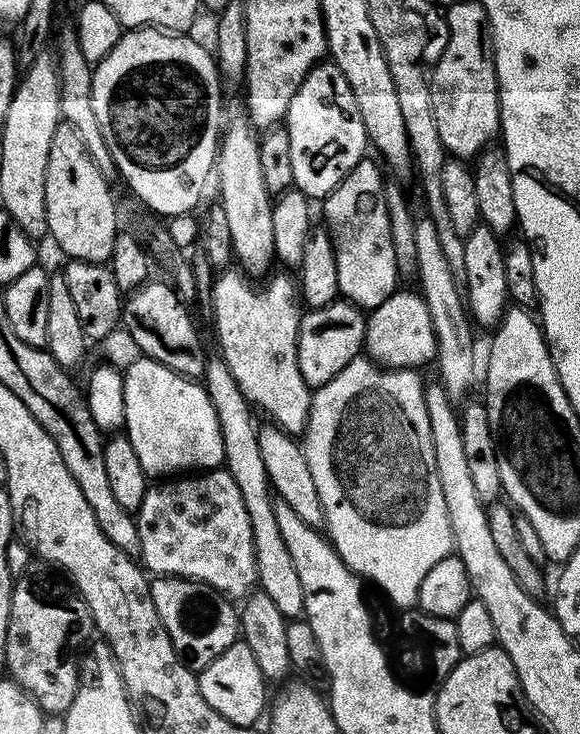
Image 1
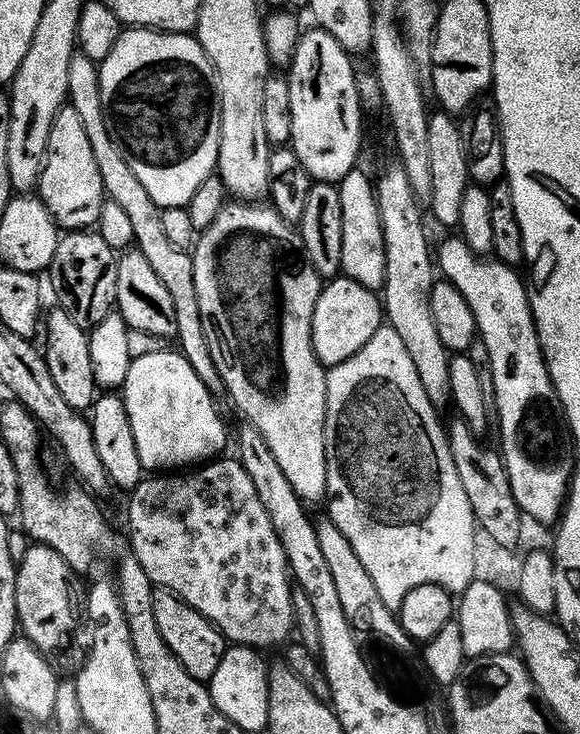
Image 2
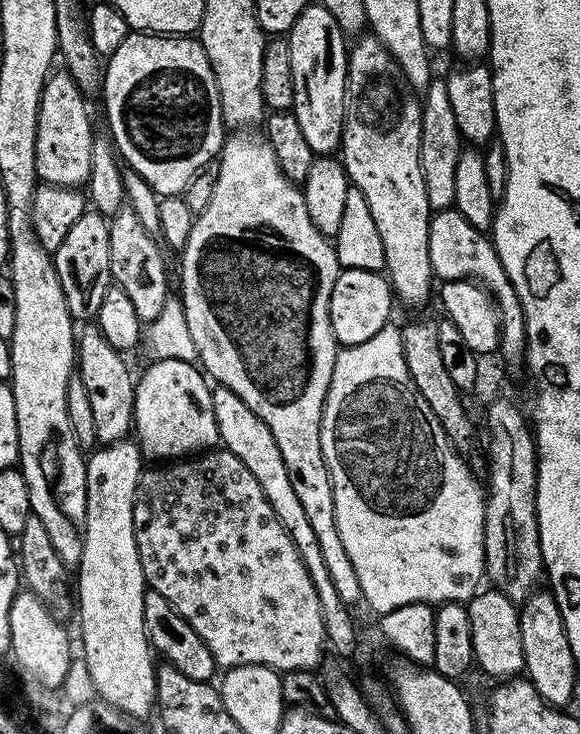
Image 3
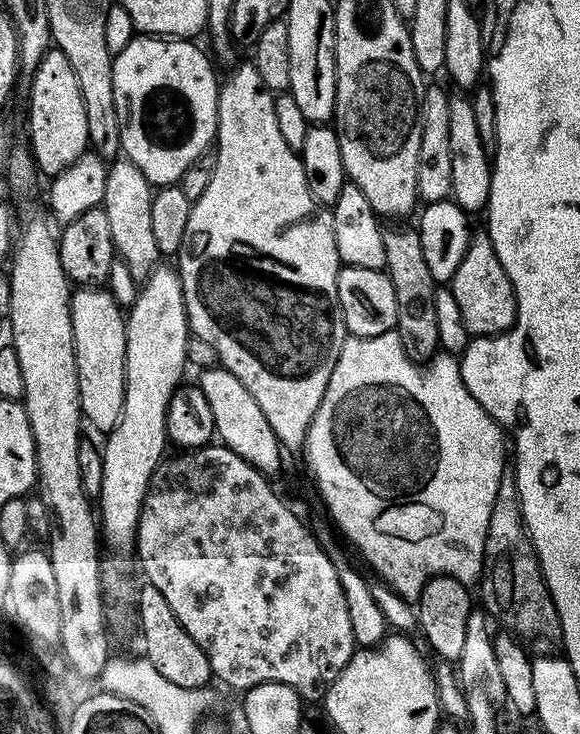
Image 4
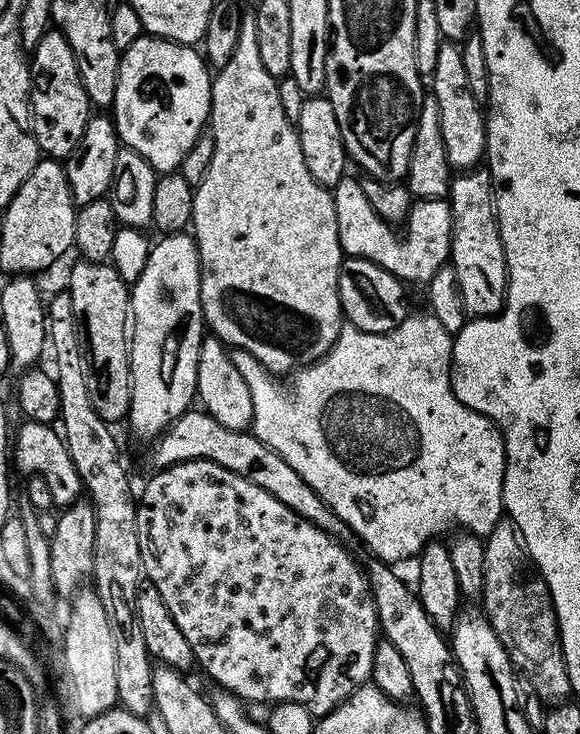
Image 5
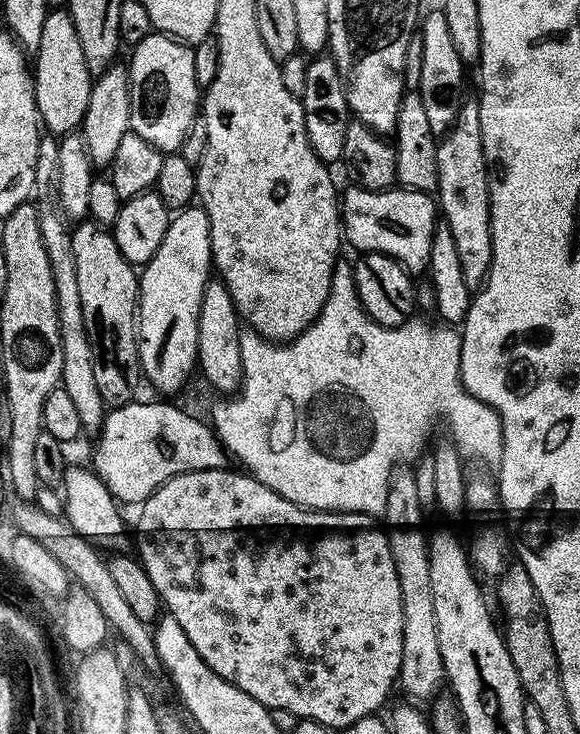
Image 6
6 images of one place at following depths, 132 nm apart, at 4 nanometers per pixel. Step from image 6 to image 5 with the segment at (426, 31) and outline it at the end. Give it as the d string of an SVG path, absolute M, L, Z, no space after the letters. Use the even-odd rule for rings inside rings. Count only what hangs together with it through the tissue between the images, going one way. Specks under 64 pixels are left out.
M442 42L438 46L438 59L430 77L430 95L438 102L438 122L448 164L453 170L475 169L485 159L488 151L488 125L481 101L476 100L470 91L470 81L466 79L466 66L462 63L462 47L459 43Z

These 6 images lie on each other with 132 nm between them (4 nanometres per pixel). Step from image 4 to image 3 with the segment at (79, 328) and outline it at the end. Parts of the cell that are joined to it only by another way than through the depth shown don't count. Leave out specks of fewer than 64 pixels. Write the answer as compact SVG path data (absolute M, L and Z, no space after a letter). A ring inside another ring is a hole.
M88 326L85 332L81 331L78 336L78 375L82 385L86 388L87 397L90 398L90 407L94 412L95 433L101 445L117 444L120 440L129 439L134 428L132 411L134 410L134 398L136 397L136 380L134 372L128 369L125 357L101 334L100 329Z

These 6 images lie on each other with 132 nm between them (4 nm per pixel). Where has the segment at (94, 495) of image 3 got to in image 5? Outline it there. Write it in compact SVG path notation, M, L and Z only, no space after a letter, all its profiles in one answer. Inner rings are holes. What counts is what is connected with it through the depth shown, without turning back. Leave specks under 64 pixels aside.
M187 231L164 234L159 237L160 241L151 245L146 270L136 280L130 288L130 359L132 361L132 397L130 398L130 410L126 417L127 423L132 423L132 428L142 439L151 441L159 437L168 425L173 424L178 417L193 407L196 395L196 379L198 378L198 350L200 343L206 335L206 325L204 323L204 311L200 301L200 255L196 249L196 241Z

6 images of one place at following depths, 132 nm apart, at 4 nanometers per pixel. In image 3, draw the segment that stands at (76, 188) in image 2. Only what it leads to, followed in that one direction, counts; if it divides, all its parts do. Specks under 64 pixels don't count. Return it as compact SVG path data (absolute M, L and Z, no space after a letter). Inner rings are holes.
M53 71L44 83L36 135L36 174L43 183L63 188L87 185L90 178L90 146L94 135L87 103L84 91L66 71Z

